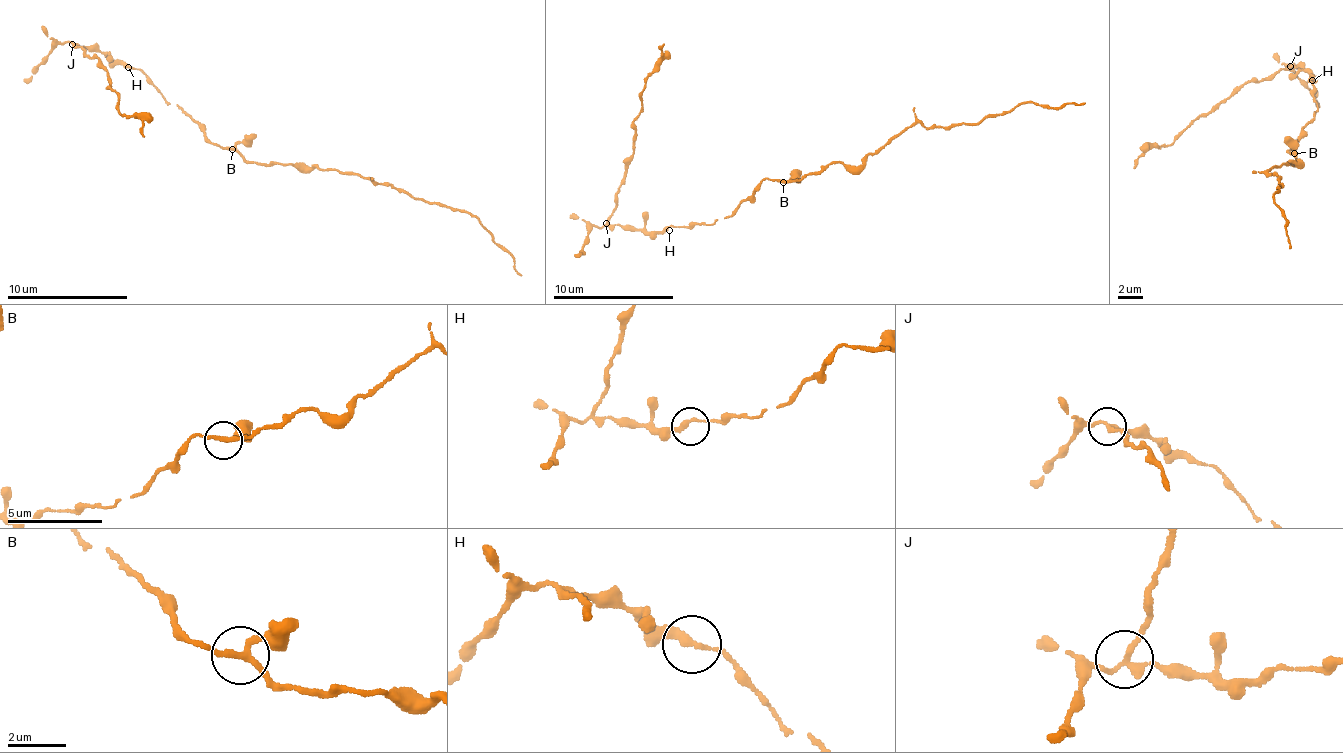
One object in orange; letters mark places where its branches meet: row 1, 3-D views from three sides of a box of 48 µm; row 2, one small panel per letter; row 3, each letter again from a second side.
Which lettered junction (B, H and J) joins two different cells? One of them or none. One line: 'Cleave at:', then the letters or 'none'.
Cleave at: J

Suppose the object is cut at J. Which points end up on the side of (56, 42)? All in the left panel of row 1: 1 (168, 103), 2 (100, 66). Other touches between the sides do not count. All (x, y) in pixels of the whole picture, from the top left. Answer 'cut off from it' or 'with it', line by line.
1: with it
2: cut off from it

